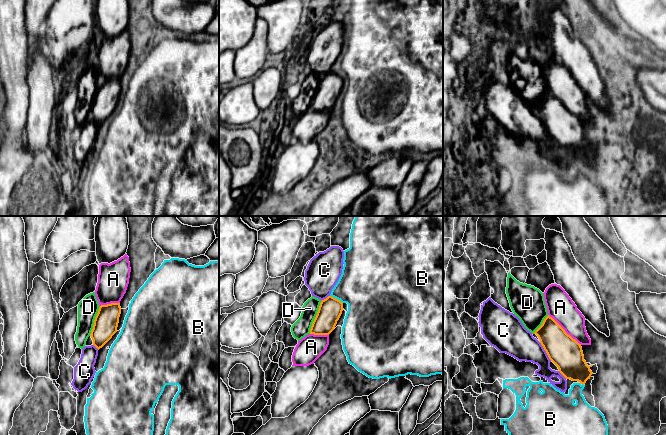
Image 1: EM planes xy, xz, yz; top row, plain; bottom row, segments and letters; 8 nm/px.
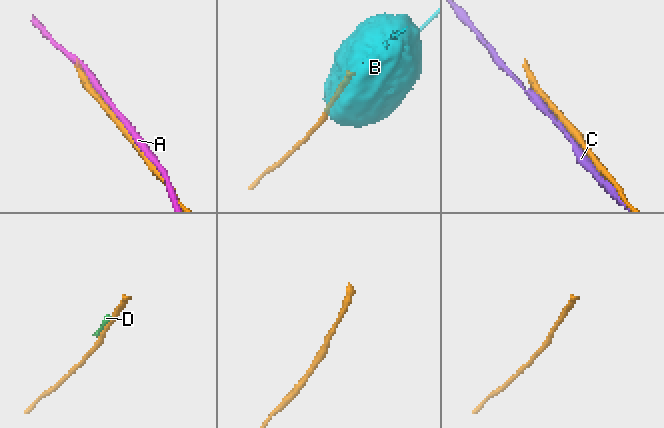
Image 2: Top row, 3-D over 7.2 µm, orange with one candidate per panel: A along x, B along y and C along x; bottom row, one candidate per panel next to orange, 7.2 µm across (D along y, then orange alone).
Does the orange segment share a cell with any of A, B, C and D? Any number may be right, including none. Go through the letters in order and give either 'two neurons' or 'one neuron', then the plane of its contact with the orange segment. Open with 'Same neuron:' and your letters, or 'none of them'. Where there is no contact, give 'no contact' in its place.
Same neuron: none of them
A: two neurons; contact in yz
B: two neurons; contact in xz
C: two neurons; contact in yz
D: two neurons; contact in xz

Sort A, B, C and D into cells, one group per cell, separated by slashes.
A / B / C / D

